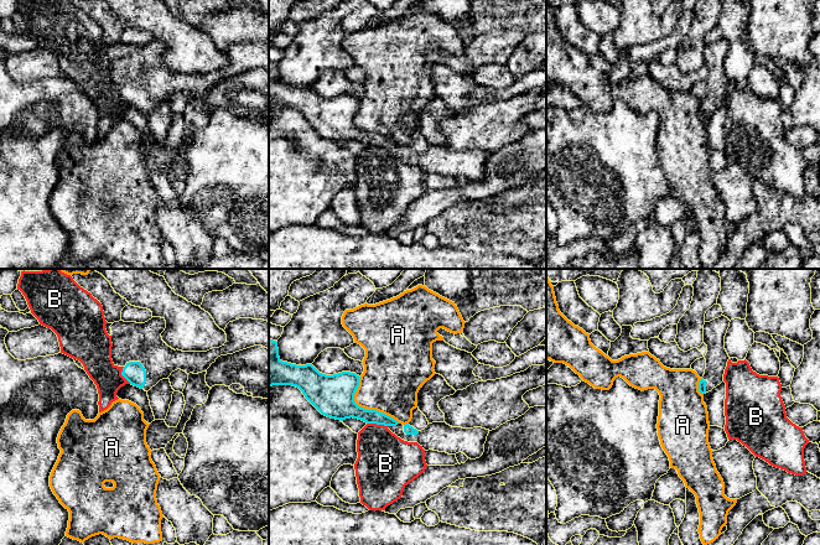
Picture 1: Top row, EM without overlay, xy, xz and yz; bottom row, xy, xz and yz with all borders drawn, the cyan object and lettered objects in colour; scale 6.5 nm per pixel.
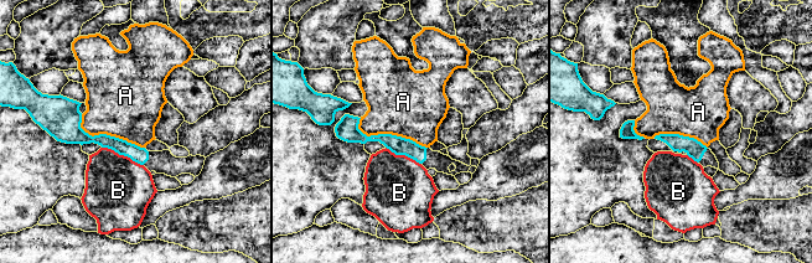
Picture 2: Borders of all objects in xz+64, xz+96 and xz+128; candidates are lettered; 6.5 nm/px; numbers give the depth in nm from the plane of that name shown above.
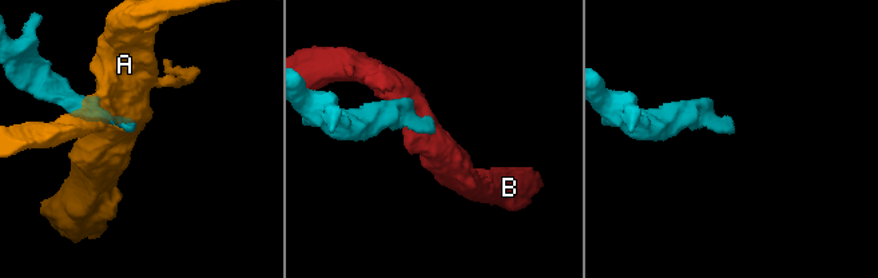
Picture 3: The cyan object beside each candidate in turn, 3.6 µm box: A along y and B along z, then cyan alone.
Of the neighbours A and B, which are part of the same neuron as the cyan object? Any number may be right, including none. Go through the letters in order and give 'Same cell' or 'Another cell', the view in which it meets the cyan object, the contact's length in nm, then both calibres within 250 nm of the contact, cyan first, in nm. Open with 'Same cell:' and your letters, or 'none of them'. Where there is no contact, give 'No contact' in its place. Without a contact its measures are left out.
Same cell: none of them
A: Another cell. Touches cyan in xz. Shared border 400 nm. Thickness 280 nm (cyan) against 380 nm
B: Another cell. Touches cyan in xz. Shared border 140 nm. Thickness 160 nm (cyan) against 360 nm

